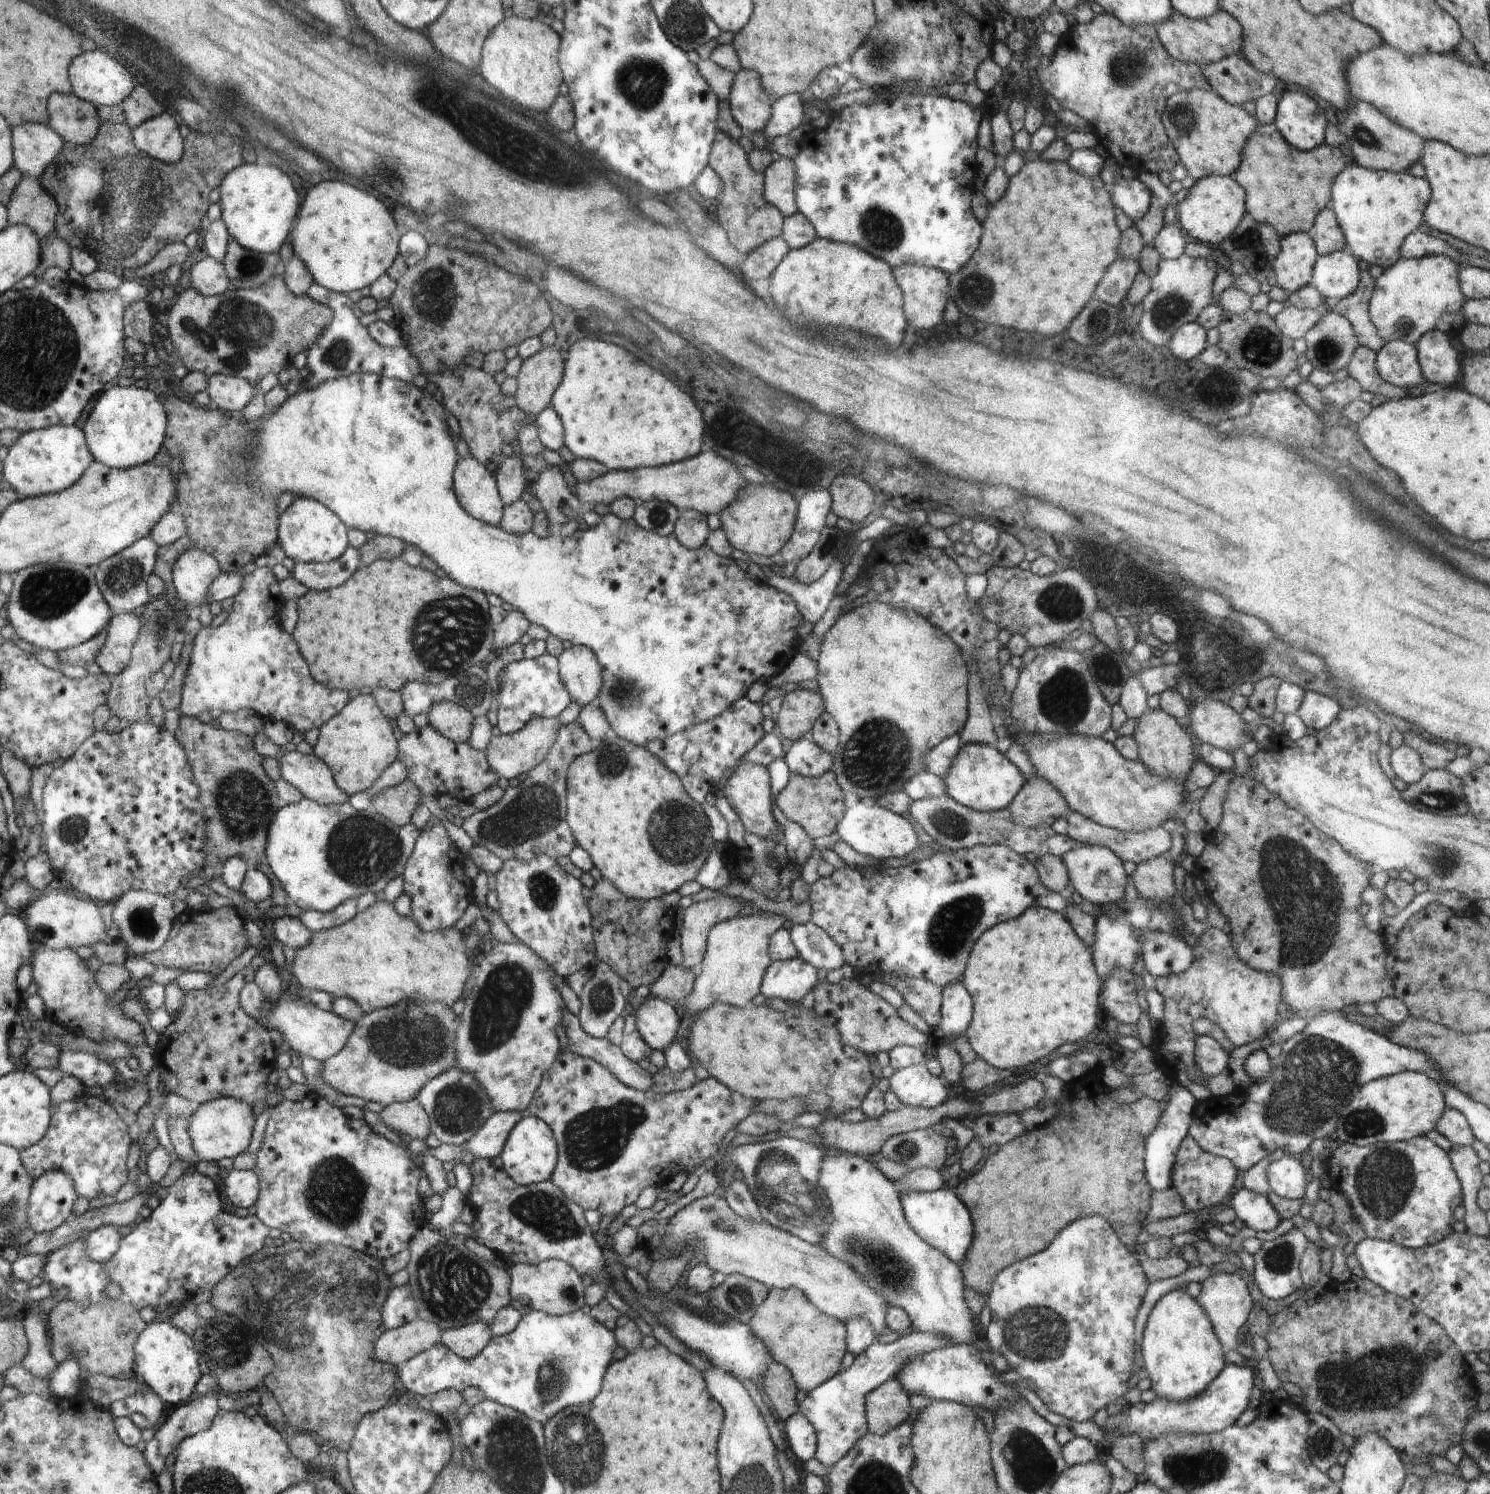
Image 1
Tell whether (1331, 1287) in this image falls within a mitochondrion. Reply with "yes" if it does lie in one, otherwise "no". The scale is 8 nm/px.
no

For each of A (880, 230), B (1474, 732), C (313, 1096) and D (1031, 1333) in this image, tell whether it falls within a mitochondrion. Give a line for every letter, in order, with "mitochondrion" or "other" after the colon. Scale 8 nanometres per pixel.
A: mitochondrion
B: other
C: other
D: mitochondrion

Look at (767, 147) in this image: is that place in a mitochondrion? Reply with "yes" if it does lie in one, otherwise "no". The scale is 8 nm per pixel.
no

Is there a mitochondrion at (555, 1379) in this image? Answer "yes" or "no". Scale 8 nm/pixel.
yes

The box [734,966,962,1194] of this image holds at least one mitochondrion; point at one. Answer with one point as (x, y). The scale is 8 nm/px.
(907, 1149)

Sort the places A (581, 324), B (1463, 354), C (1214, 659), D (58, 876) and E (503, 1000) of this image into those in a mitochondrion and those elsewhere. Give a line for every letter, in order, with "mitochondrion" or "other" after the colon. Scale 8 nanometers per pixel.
A: other
B: other
C: mitochondrion
D: other
E: mitochondrion

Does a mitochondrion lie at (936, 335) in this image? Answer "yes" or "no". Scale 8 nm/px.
no

